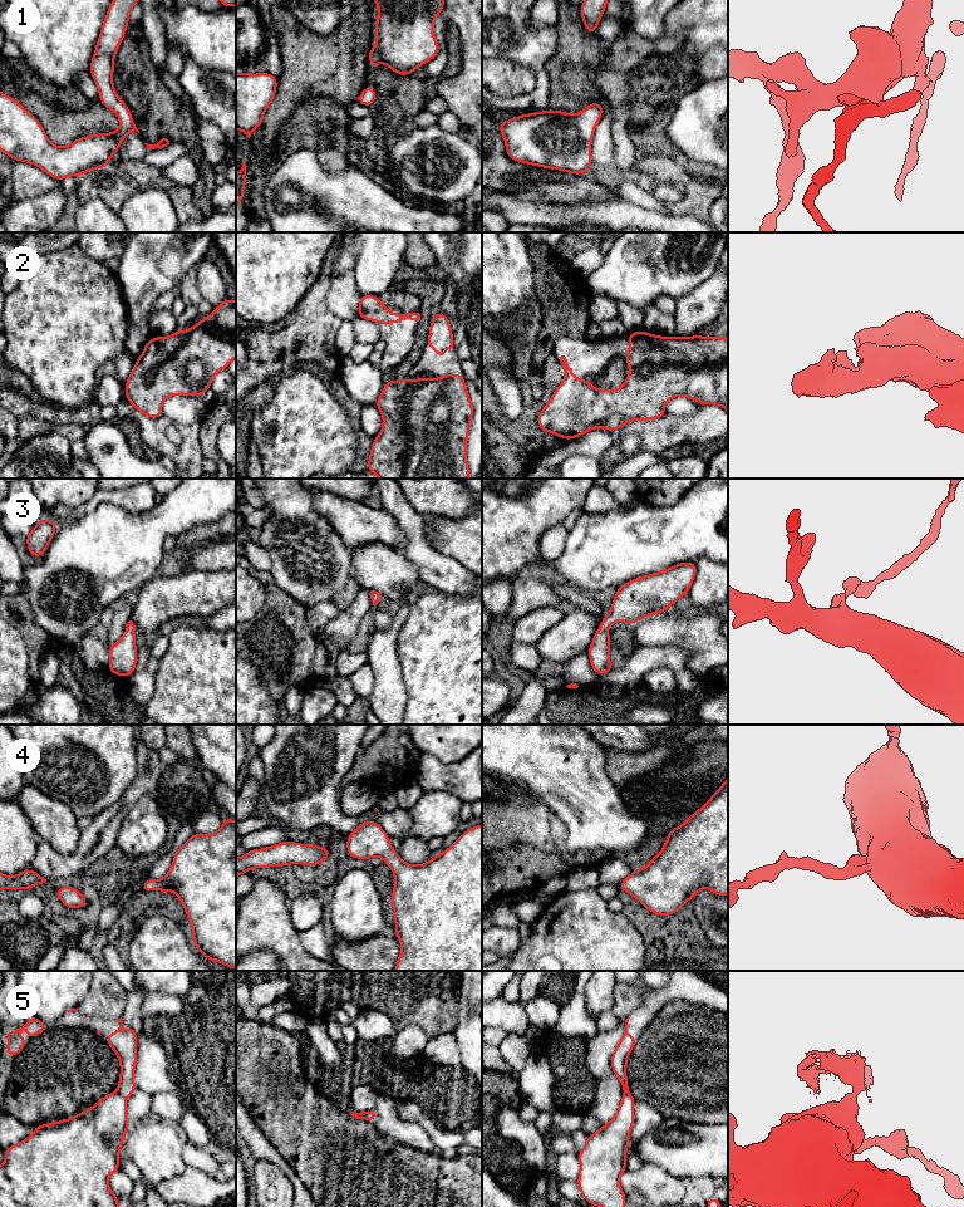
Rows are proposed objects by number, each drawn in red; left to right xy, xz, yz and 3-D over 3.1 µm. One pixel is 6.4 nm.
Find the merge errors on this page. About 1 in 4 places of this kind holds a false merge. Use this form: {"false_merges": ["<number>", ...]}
{"false_merges": ["5"]}

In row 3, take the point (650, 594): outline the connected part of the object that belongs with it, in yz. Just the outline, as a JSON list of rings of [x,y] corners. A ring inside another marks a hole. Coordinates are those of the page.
[[[684,561],[659,573],[631,579],[616,589],[610,613],[604,615],[586,651],[597,676],[614,669],[610,664],[609,627],[619,620],[634,624],[644,617],[667,610],[689,592],[695,574],[695,563]]]

